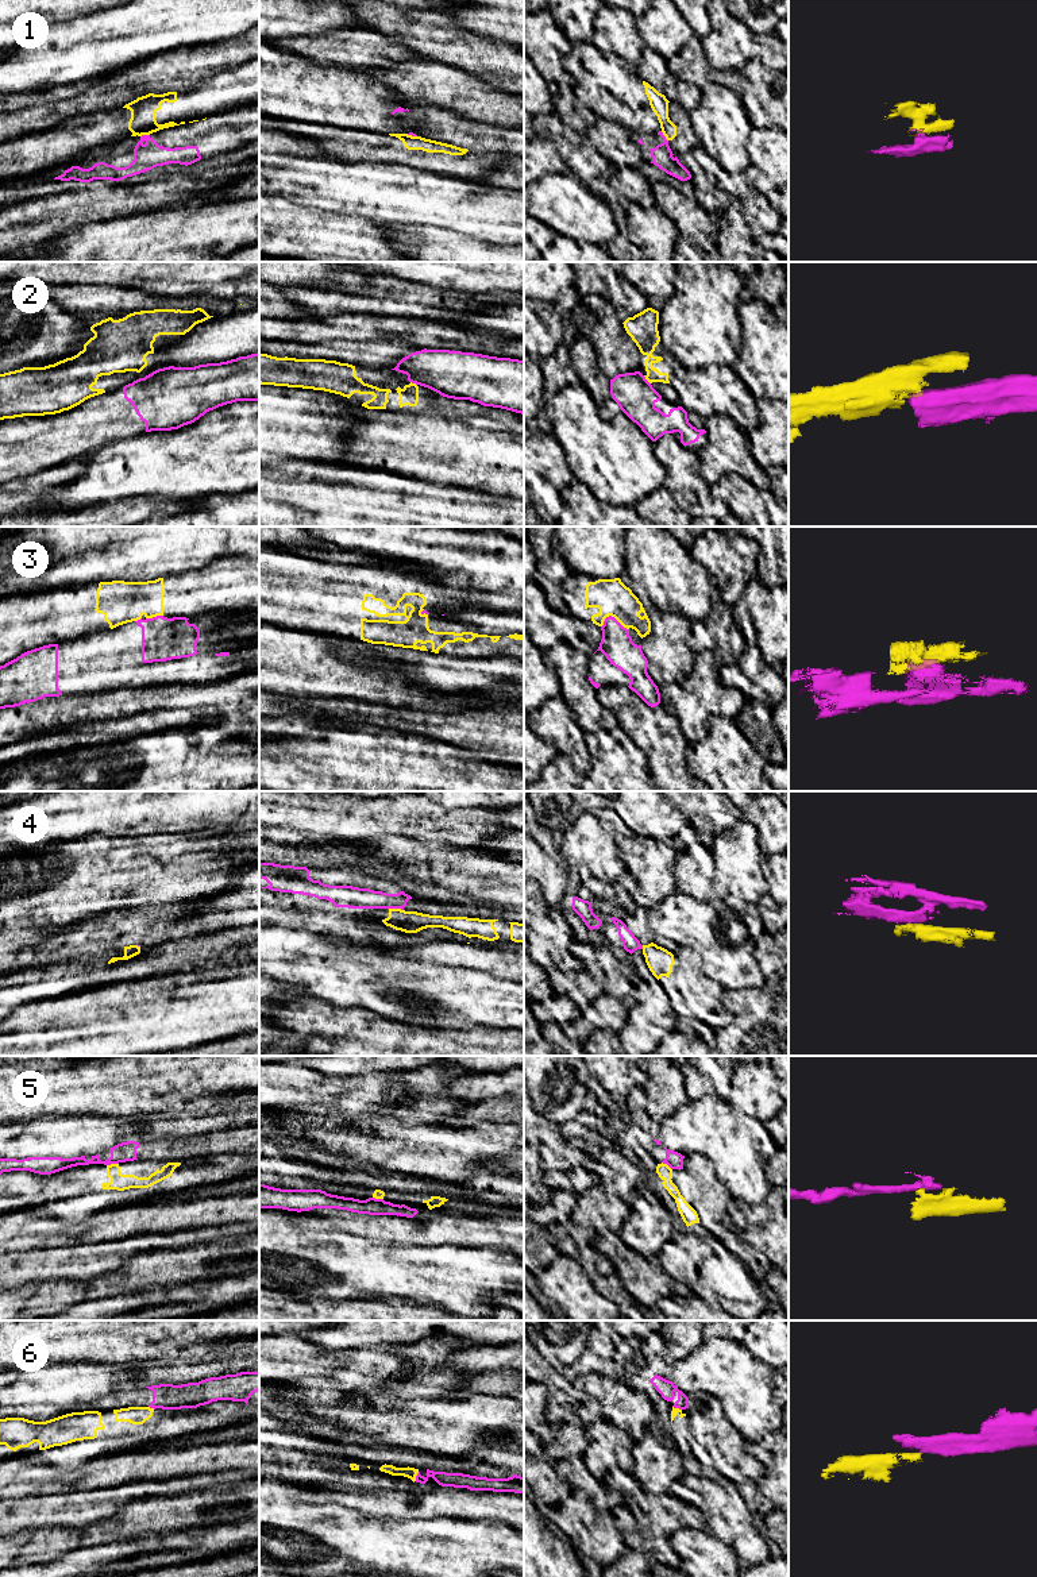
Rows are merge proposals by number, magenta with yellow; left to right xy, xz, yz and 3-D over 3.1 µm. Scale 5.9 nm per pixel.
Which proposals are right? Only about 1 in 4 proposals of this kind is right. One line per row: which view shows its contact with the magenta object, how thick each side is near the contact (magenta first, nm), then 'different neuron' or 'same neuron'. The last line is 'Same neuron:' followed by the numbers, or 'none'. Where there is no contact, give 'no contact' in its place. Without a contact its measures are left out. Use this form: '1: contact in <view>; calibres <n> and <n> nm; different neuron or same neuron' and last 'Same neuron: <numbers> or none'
1: contact in yz; calibres 130 and 110 nm; different neuron
2: contact in yz; calibres 240 and 150 nm; different neuron
3: contact in yz; calibres 190 and 220 nm; different neuron
4: contact in xz; calibres 130 and 130 nm; different neuron
5: contact in xy; calibres 120 and 100 nm; different neuron
6: contact in xz; calibres 100 and 70 nm; different neuron
Same neuron: none

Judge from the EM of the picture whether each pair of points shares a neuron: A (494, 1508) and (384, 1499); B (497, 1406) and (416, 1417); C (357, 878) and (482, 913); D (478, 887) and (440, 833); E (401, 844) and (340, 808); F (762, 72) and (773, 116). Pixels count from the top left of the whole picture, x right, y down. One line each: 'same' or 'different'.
A: same
B: same
C: same
D: different
E: different
F: same

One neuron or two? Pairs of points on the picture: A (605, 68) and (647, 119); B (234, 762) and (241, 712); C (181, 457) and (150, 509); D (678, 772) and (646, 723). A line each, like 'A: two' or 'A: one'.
A: one
B: two
C: two
D: one

